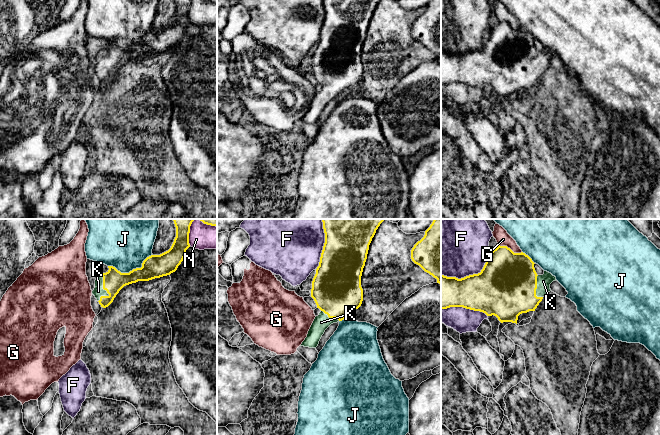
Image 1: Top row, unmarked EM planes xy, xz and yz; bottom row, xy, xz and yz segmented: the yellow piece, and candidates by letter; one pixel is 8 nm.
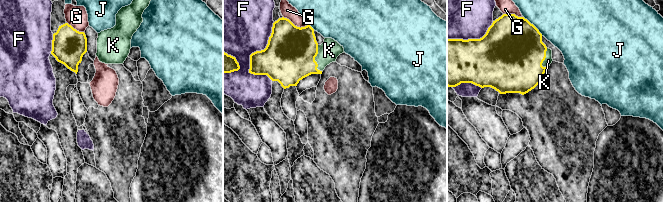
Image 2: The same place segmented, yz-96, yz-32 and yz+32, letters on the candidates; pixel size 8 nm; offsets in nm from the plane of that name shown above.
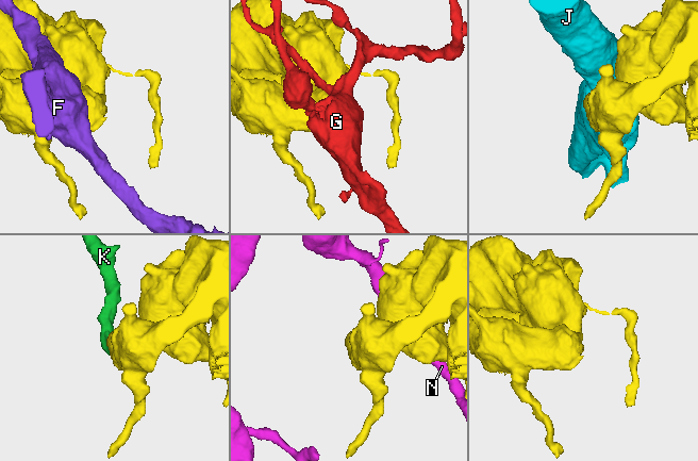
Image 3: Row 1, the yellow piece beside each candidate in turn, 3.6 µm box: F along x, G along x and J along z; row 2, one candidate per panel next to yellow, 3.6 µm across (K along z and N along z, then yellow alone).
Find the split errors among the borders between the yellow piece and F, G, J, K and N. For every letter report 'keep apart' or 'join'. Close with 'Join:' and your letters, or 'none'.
F: keep apart
G: keep apart
J: keep apart
K: join
N: keep apart
Join: K

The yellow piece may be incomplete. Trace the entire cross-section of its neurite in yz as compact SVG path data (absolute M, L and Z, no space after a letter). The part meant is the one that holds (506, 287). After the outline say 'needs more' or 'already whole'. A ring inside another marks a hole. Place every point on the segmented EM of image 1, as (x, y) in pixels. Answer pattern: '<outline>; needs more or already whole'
M499 245L489 253L480 273L461 279L441 275L441 309L463 307L487 316L494 315L501 323L517 324L518 316L535 311L543 297L551 291L550 284L556 281L556 277L547 271L538 275L534 264L525 253L514 253L507 246Z; needs more

